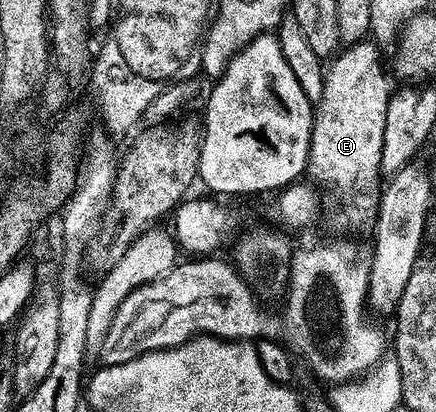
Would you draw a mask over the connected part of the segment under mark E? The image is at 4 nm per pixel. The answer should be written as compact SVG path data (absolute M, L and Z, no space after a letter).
M369 40L350 45L345 51L342 51L334 59L333 63L335 64L332 68L329 68L323 96L317 103L314 113L307 174L308 177L314 178L312 181L316 185L321 184L347 194L348 204L343 205L339 211L333 212L329 216L330 224L340 228L343 231L340 233L343 234L345 234L345 231L361 225L367 219L369 219L368 221L374 219L380 203L381 183L379 184L379 178L381 179L383 174L381 171L382 148L388 104L390 104L393 95L392 89L389 90L387 76L383 72L381 55L383 55L382 51L377 44Z

